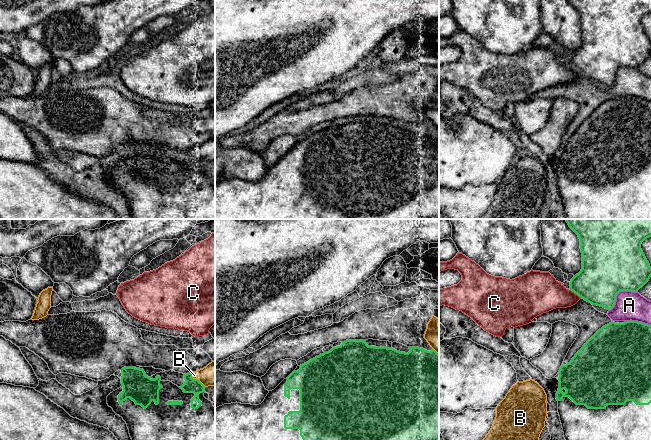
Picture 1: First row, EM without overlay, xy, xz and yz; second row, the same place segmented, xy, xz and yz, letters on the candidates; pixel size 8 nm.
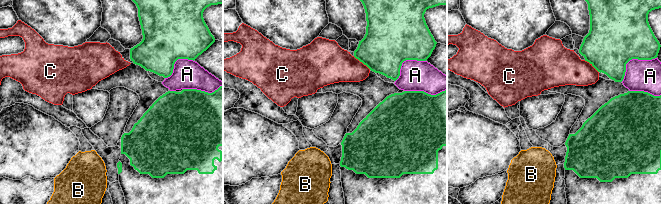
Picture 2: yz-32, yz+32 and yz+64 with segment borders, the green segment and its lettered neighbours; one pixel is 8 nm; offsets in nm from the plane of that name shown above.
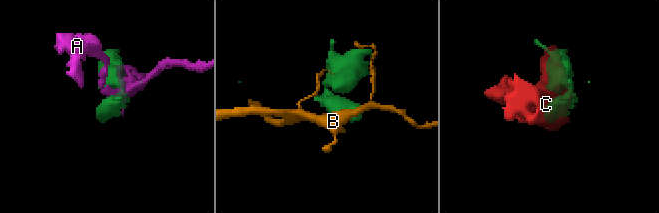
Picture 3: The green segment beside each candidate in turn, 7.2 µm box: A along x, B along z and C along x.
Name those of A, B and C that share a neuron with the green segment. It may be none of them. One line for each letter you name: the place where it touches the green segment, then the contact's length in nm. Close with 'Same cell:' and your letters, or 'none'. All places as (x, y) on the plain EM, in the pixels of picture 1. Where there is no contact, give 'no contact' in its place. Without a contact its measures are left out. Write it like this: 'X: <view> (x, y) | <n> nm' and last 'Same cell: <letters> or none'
Same cell: none

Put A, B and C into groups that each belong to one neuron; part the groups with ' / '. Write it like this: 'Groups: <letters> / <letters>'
Groups: A / B / C

